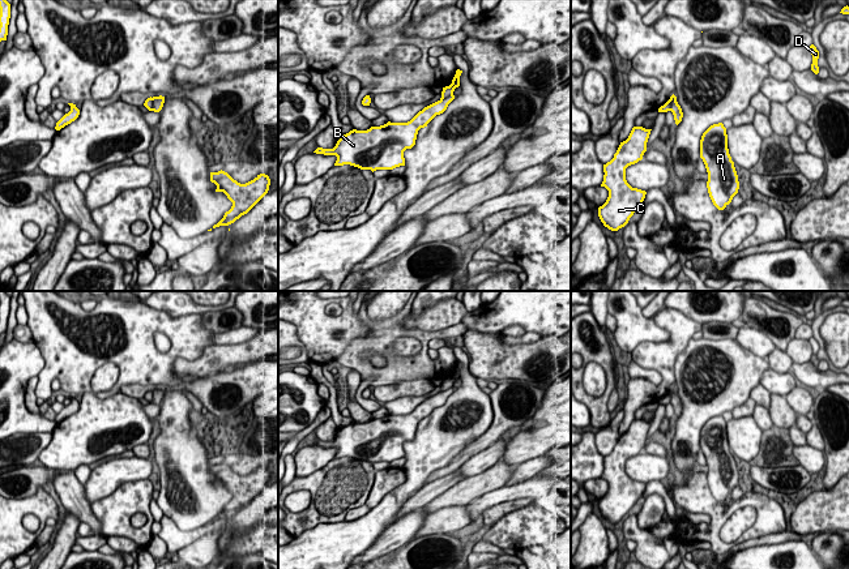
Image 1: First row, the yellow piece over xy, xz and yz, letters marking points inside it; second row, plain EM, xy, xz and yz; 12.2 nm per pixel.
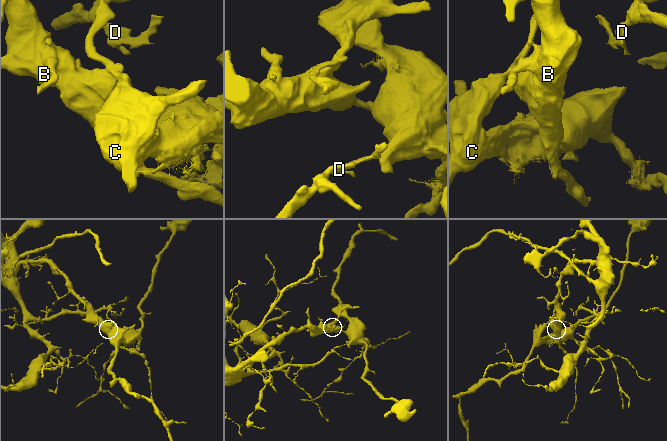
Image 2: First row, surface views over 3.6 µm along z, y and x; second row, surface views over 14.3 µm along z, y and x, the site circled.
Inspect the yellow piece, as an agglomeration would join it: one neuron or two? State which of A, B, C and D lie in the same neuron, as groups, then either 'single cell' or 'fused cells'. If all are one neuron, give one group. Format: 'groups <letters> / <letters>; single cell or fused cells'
groups A B D / C; fused cells

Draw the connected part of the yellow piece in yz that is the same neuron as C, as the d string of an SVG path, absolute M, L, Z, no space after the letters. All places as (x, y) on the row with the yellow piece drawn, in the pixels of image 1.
M633 127L628 138L620 142L614 158L603 164L605 175L601 187L609 191L609 197L598 208L598 217L611 231L624 227L645 198L645 191L632 188L627 183L626 168L643 159L650 131Z

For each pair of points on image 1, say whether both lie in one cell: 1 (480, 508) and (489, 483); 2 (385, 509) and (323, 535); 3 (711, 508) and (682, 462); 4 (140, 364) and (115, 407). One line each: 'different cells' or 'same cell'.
1: different cells
2: same cell
3: different cells
4: different cells

